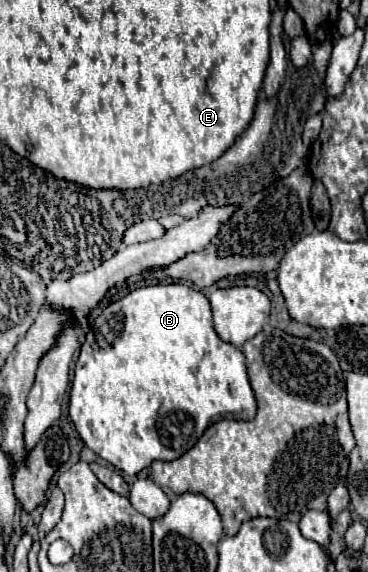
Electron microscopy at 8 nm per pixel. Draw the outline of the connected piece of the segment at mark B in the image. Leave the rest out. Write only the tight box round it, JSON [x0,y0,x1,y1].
[70,282,256,476]

